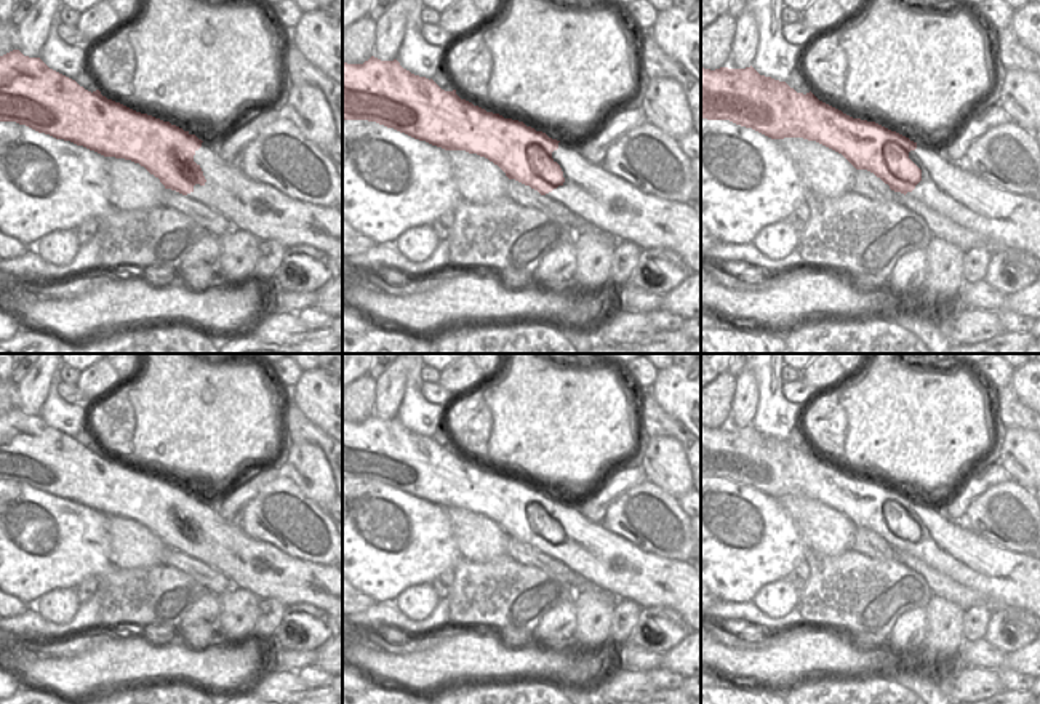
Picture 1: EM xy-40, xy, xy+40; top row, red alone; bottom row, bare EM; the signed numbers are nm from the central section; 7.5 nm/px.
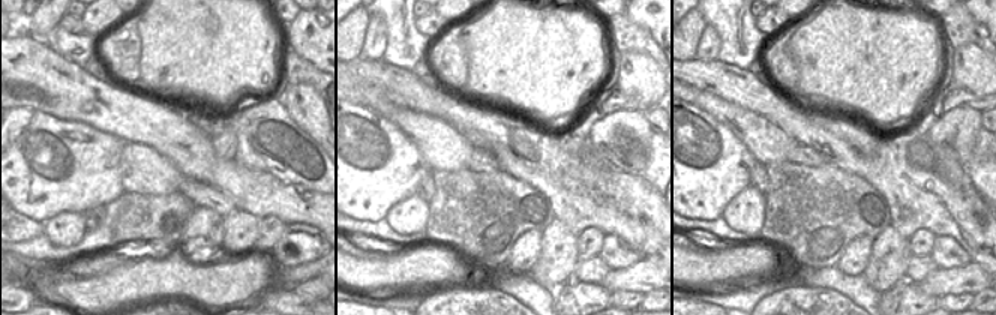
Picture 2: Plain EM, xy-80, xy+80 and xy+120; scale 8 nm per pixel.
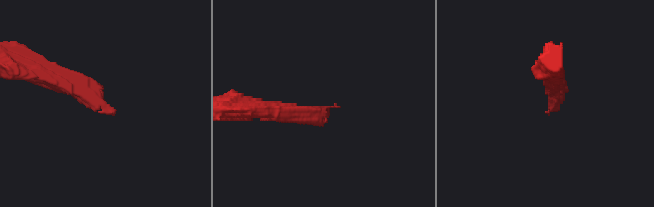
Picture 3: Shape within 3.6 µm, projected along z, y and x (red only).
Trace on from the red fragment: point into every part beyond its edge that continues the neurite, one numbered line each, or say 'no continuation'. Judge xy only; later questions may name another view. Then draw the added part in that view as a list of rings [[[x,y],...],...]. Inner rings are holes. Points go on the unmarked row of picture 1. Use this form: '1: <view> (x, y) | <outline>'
1: xy (608, 562) | [[[560,499],[552,517],[560,523],[565,541],[546,552],[547,557],[566,565],[618,600],[634,600],[642,608],[669,606],[685,619],[688,629],[701,632],[701,576],[691,562],[667,560],[638,549],[634,542],[608,531],[603,523],[584,518],[578,504]]]

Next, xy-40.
1: xy-40 (256, 567) | [[[202,501],[194,520],[206,541],[195,542],[189,557],[222,573],[234,587],[258,598],[275,598],[286,606],[312,605],[323,610],[336,632],[342,632],[342,571],[286,555],[269,542],[250,538],[218,514],[218,504]]]

